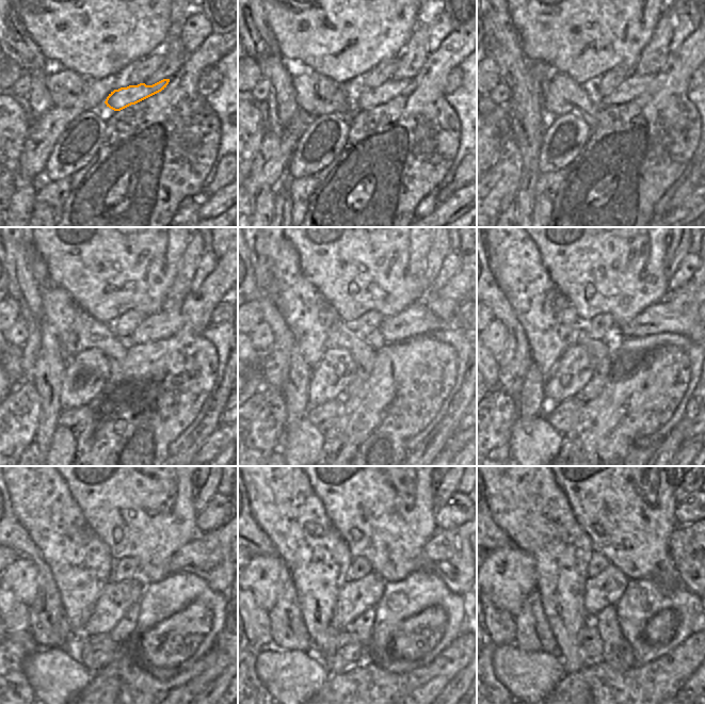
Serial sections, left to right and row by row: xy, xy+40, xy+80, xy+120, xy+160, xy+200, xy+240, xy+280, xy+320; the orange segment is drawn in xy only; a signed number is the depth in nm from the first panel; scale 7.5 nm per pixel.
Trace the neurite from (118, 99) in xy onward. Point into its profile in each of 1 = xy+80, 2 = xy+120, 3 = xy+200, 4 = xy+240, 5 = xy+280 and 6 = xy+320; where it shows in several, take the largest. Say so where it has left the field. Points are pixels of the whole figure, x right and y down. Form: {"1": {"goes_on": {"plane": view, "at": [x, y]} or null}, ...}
{"1": {"goes_on": {"plane": "xy+80", "at": [634, 86]}}, "2": {"goes_on": {"plane": "xy+120", "at": [160, 325]}}, "3": {"goes_on": {"plane": "xy+200", "at": [679, 315]}}, "4": {"goes_on": {"plane": "xy+240", "at": [209, 558]}}, "5": {"goes_on": {"plane": "xy+280", "at": [451, 559]}}, "6": {"goes_on": {"plane": "xy+320", "at": [693, 558]}}}

